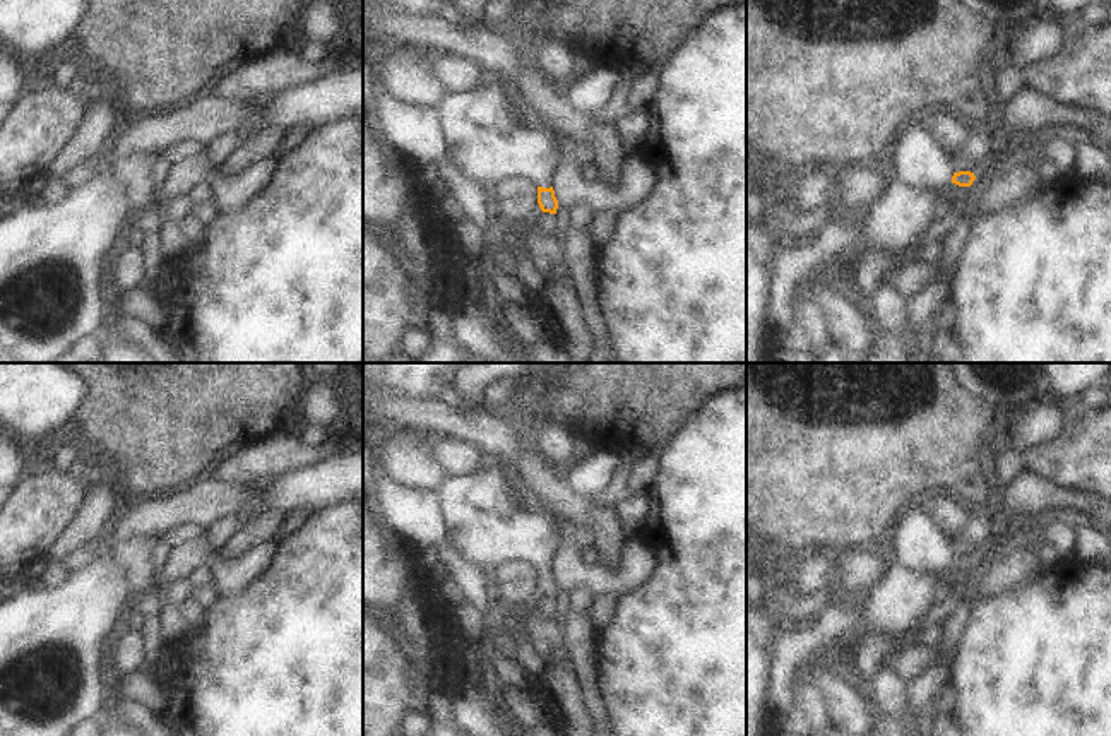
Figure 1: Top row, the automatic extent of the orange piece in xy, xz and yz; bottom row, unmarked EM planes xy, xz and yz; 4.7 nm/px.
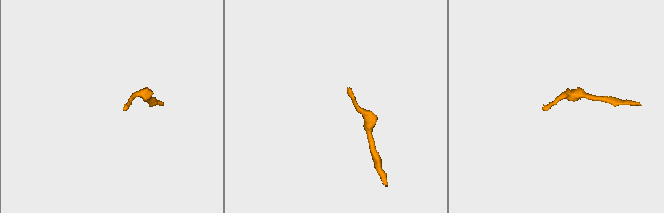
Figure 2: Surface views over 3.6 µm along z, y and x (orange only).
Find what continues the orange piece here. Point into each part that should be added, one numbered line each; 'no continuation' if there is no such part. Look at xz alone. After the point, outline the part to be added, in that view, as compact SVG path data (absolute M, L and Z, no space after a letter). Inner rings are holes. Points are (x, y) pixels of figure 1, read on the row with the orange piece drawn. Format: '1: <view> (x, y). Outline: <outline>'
1: xz (490, 144). Outline: M500 84L449 94L440 104L450 156L469 180L481 188L529 176L539 187L553 187L563 163L563 139L556 128L532 123L510 113Z

